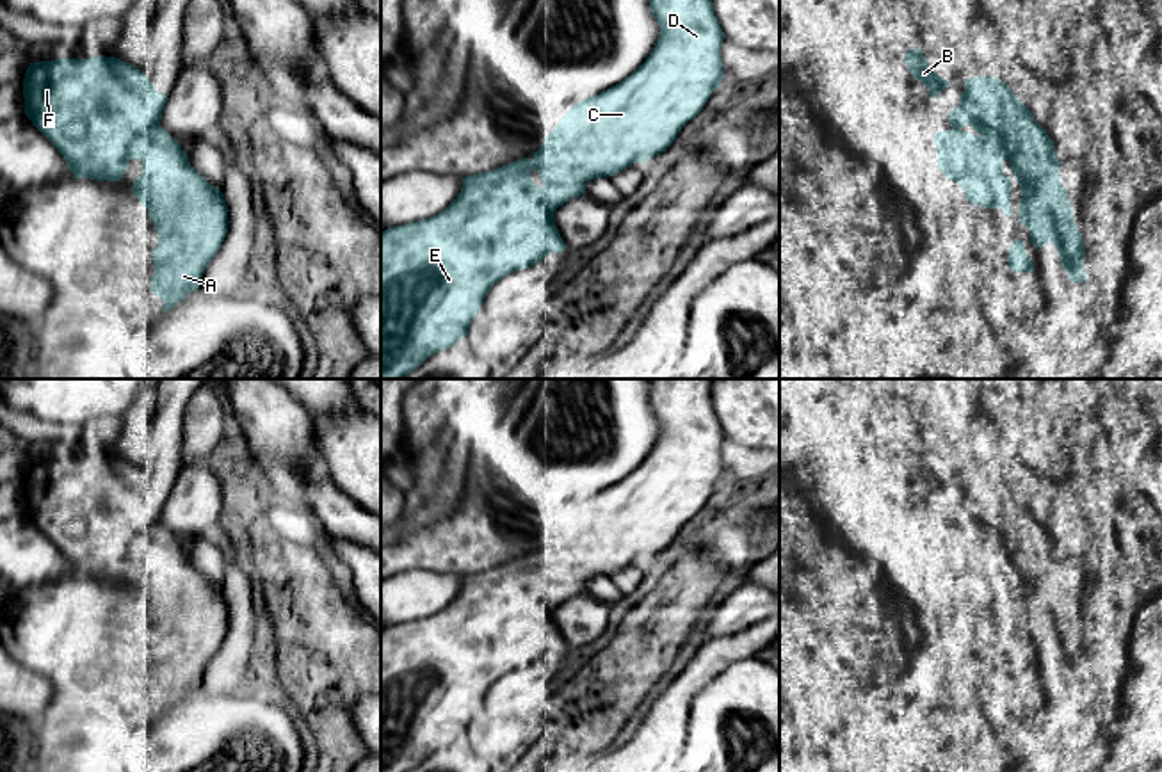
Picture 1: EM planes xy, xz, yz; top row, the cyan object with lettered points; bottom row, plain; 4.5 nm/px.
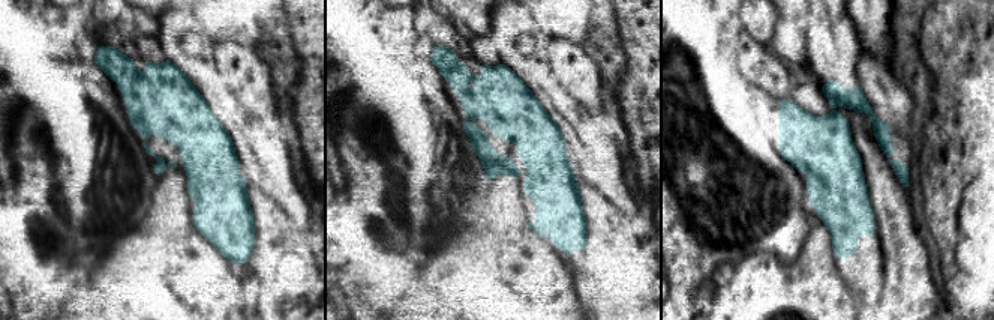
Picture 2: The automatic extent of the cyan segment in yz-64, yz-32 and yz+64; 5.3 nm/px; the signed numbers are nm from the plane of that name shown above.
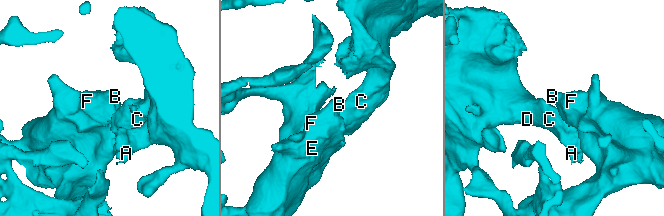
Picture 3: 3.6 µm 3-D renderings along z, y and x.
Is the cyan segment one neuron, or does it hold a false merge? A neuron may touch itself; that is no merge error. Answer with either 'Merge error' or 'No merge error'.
No merge error

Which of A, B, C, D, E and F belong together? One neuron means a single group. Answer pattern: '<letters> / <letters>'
A B C D E F

